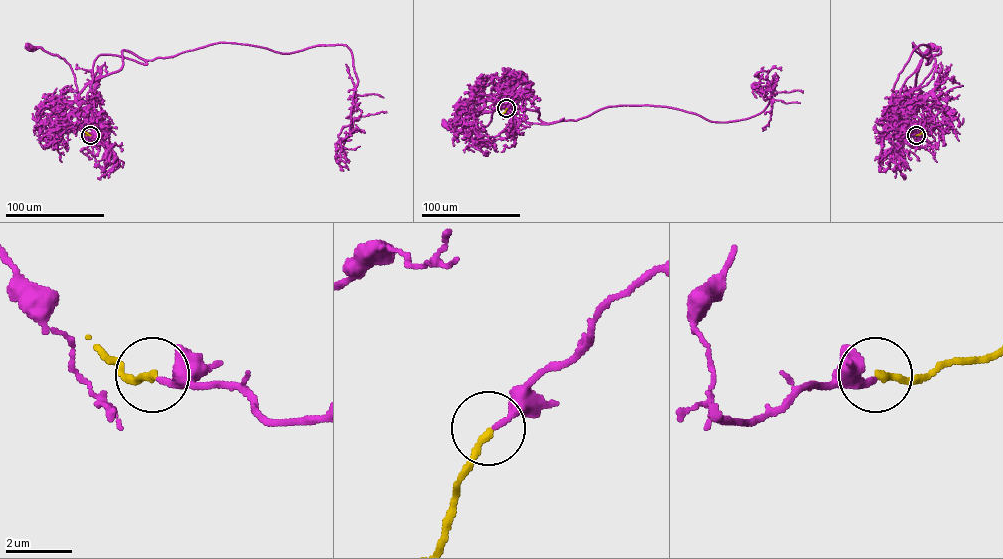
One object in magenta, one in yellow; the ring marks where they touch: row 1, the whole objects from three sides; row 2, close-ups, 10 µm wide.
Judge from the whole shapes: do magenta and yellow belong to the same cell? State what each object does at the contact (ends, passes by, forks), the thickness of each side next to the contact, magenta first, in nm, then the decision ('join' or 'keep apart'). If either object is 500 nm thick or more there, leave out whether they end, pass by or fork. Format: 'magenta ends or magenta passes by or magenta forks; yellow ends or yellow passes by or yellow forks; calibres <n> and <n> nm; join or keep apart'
magenta ends; yellow ends; calibres 240 and 200 nm; join

